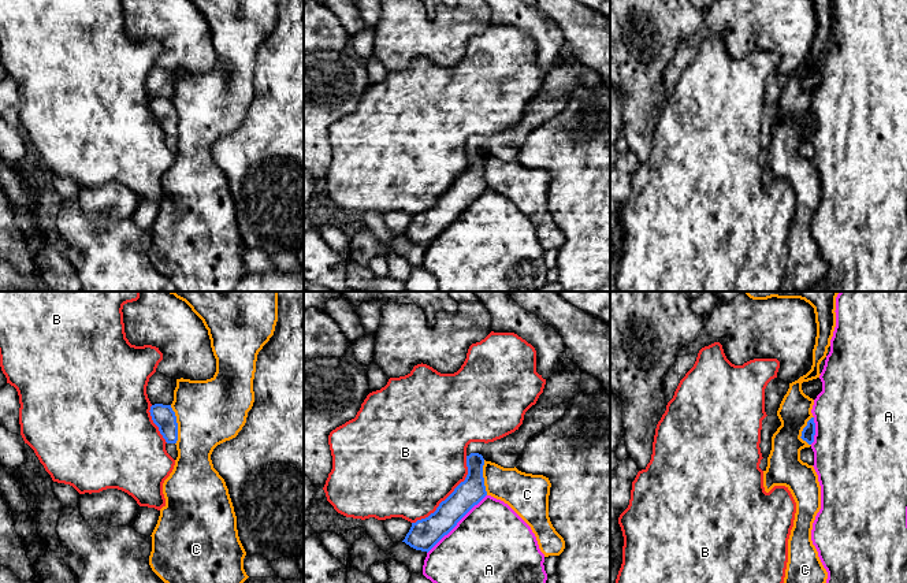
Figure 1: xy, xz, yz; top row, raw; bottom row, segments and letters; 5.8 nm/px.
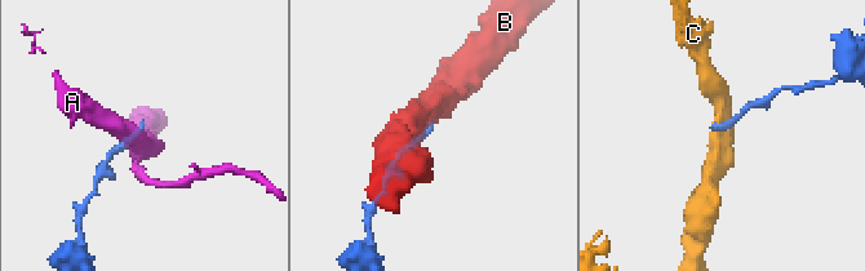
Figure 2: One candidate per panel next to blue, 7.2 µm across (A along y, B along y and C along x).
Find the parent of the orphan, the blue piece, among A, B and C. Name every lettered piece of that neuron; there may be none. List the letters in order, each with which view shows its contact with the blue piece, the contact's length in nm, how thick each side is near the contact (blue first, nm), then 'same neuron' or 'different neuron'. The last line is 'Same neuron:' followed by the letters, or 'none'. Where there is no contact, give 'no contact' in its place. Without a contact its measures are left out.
A: meets blue in xz; contact 500 nm long; 180 nm thick on the blue side, 460 nm on the other; different neuron
B: meets blue in xz; contact 500 nm long; 160 nm thick on the blue side, 500 nm on the other; different neuron
C: meets blue in xy; contact 240 nm long; 140 nm thick on the blue side, 380 nm on the other; different neuron
Same neuron: none

